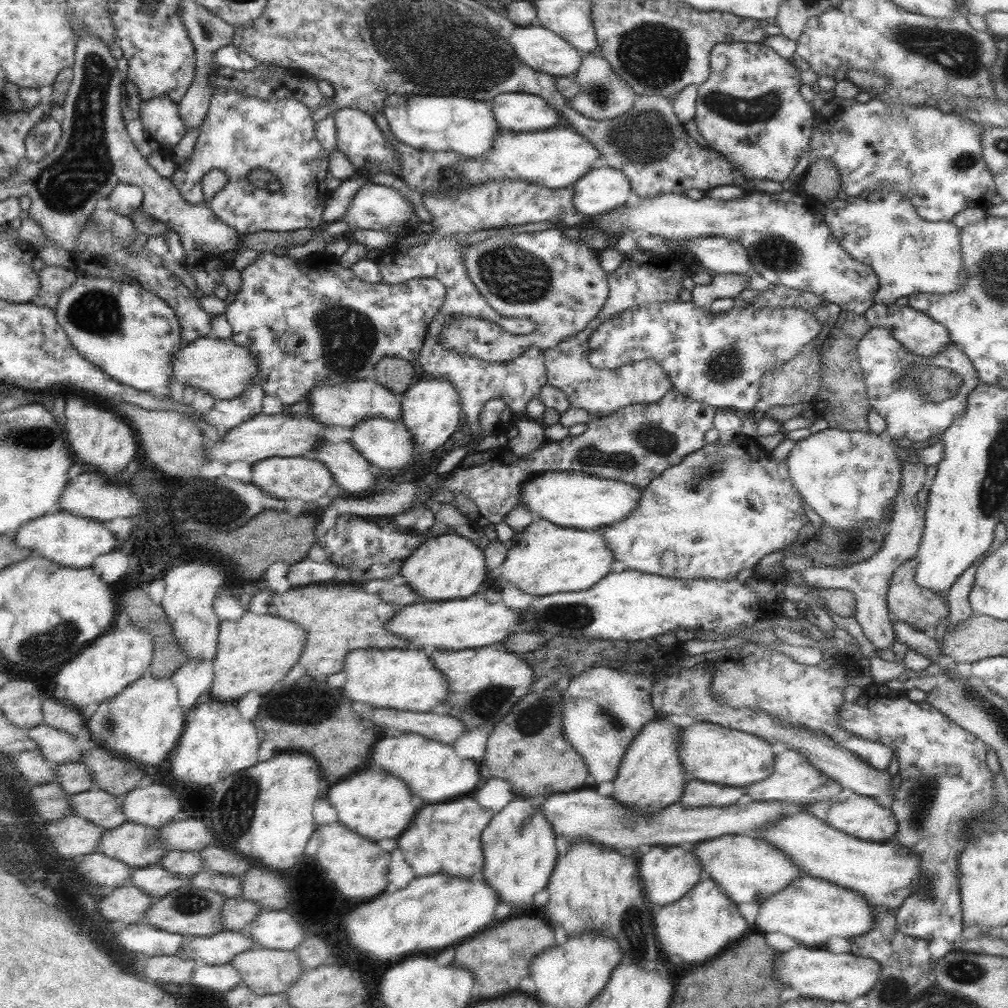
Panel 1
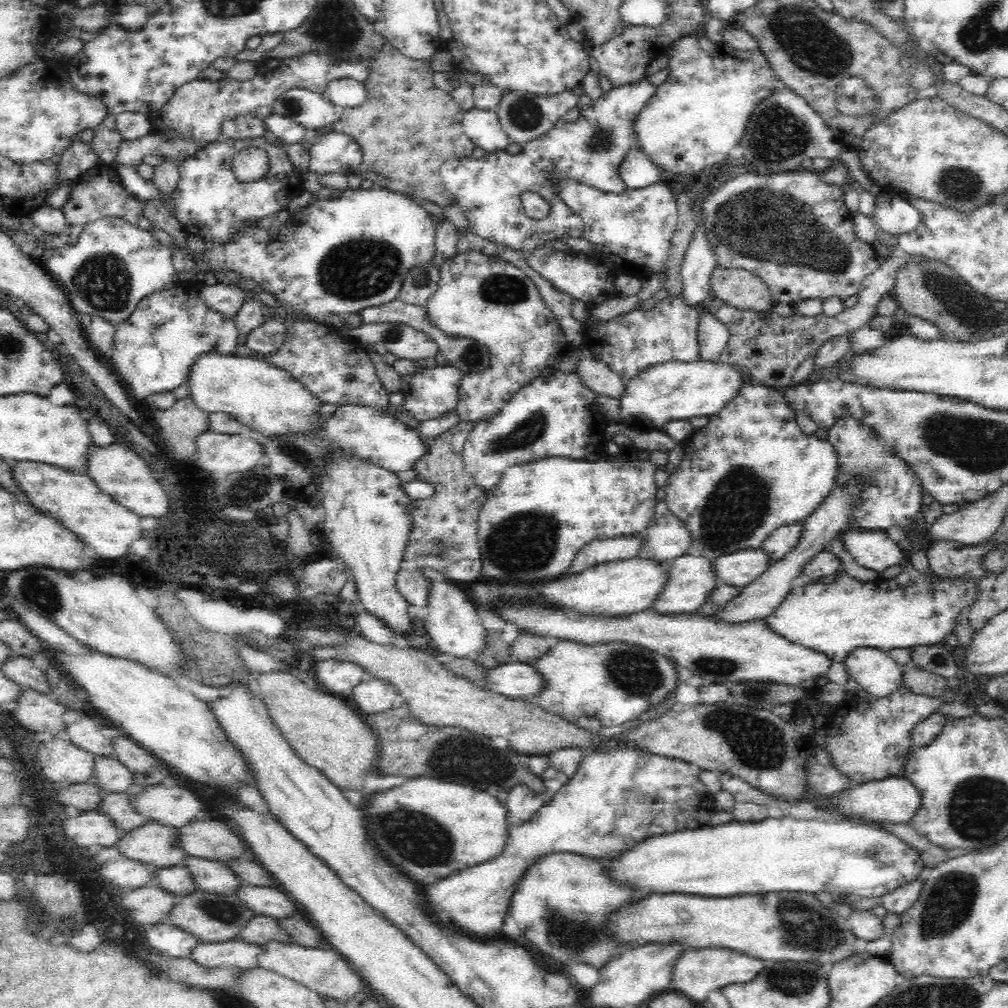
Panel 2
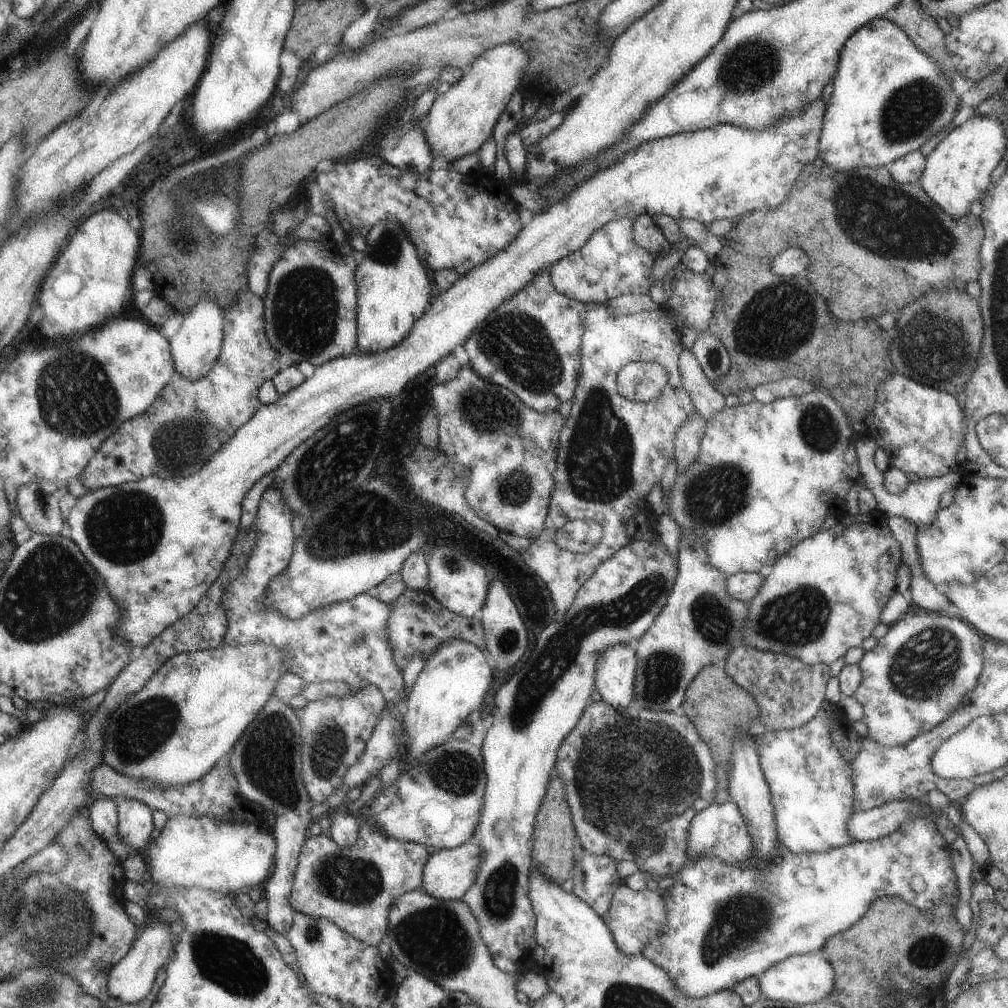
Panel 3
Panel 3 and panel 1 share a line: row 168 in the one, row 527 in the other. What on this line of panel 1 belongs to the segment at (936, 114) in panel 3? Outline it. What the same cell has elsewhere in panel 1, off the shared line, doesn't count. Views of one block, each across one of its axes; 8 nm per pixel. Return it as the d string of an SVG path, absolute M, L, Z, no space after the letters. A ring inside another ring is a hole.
M827 428L817 434L809 434L805 440L795 442L787 460L787 474L793 482L793 490L801 496L801 500L823 520L823 524L831 526L833 530L851 530L859 524L877 526L883 520L891 520L893 500L901 486L901 460L895 454L893 442L885 442L879 434L871 432L847 432Z

